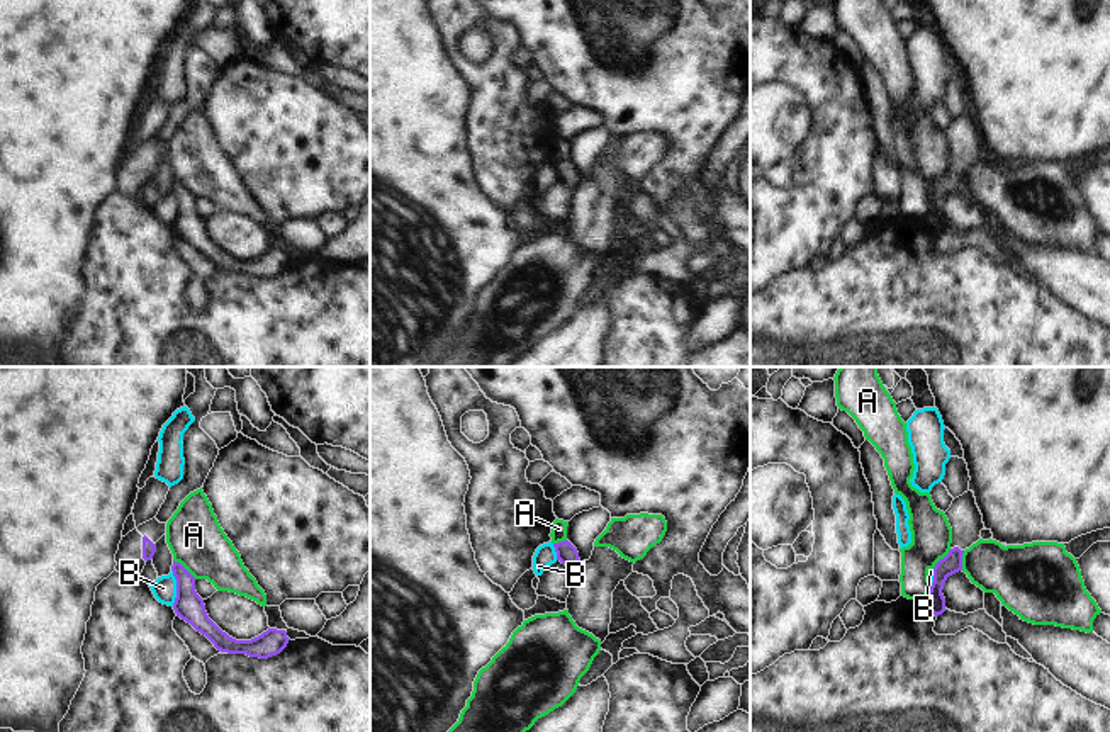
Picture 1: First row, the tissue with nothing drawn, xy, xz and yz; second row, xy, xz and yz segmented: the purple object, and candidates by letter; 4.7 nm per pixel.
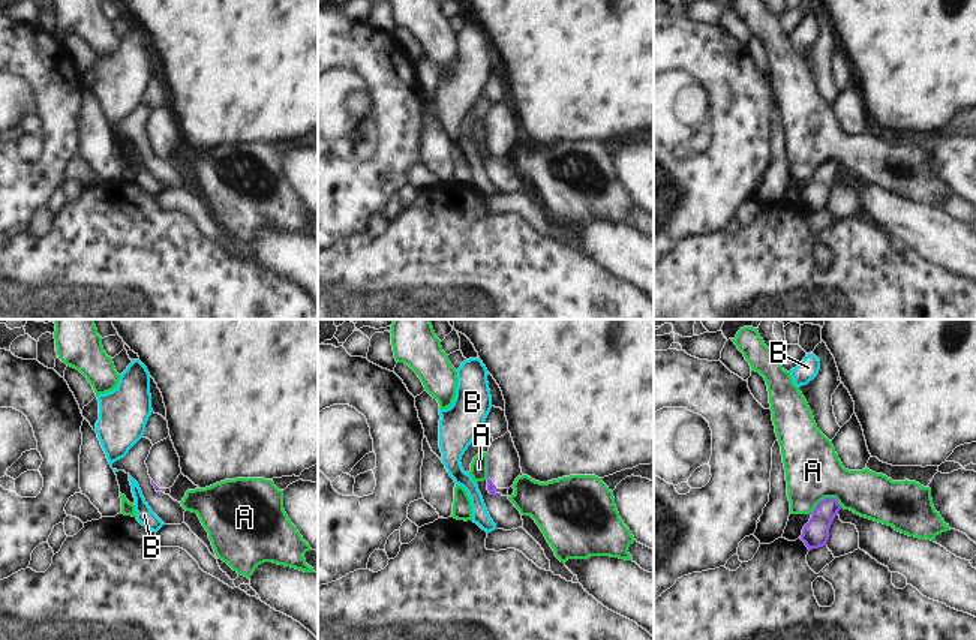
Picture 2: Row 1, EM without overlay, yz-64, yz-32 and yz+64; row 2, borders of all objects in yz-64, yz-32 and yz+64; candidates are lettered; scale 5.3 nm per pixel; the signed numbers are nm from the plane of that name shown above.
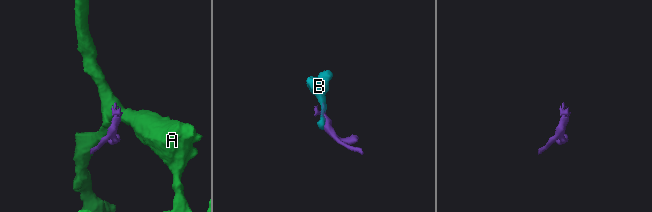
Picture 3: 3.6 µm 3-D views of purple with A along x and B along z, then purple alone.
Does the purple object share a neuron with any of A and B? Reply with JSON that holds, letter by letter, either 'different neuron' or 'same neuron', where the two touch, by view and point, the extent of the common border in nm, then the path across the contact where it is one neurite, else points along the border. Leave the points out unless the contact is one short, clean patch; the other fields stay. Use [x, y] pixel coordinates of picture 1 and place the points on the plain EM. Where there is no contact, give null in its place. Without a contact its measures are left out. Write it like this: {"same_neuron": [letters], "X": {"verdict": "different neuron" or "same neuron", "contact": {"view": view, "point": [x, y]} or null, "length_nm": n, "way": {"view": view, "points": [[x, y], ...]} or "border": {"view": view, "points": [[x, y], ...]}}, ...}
{"same_neuron": [], "A": {"verdict": "different neuron", "contact": {"view": "xy", "point": [184, 187]}, "length_nm": 140, "border": {"view": "xy", "points": [[173, 179], [196, 197]]}}, "B": {"verdict": "different neuron", "contact": {"view": "xy", "point": [177, 208]}, "length_nm": 180, "border": {"view": "xy", "points": [[172, 189], [175, 199], [173, 225]]}}}

